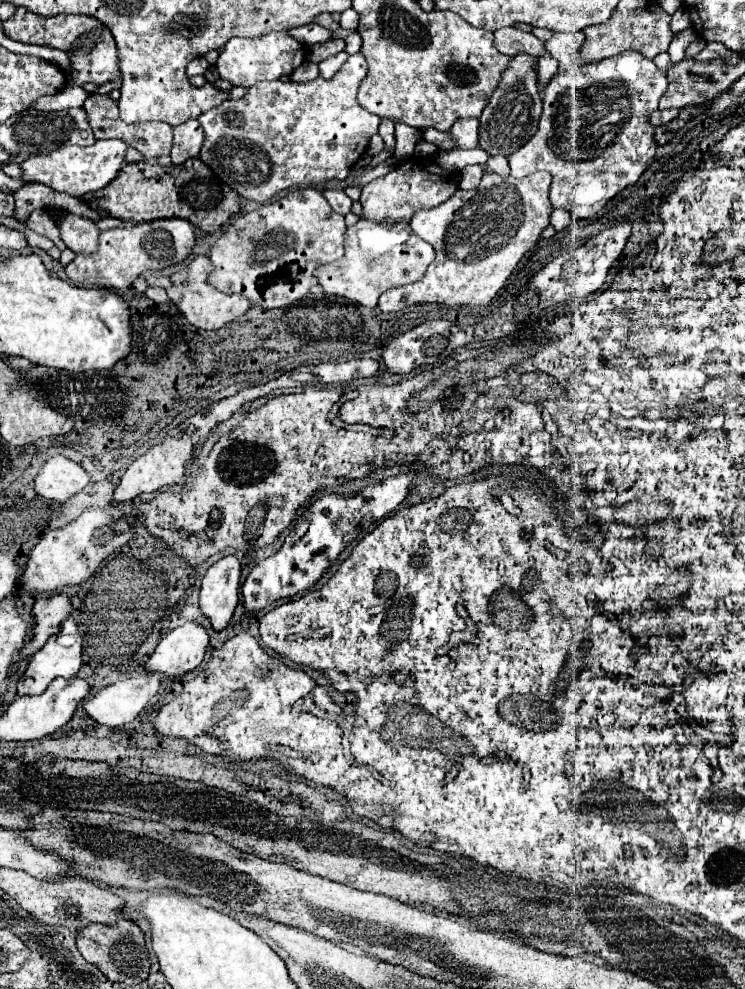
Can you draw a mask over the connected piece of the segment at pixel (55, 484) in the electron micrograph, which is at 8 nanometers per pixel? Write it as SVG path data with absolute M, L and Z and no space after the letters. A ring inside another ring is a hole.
M58 454L40 468L34 482L34 490L38 496L62 504L74 494L78 494L80 490L84 490L88 482L90 476L82 466Z

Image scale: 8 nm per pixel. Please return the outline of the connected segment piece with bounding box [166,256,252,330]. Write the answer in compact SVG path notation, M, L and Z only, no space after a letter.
M196 256L190 262L190 272L188 270L180 270L176 274L170 276L172 280L172 288L168 288L168 296L170 300L180 308L180 312L186 316L186 320L202 330L220 330L222 326L238 320L240 316L244 316L250 308L252 302L240 294L222 294L216 288L212 288L208 284L208 274L212 272L212 262L206 256Z

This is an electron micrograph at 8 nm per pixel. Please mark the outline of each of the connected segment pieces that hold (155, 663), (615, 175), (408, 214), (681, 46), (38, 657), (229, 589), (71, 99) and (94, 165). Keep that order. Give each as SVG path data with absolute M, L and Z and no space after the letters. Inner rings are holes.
M186 622L160 640L144 666L146 672L160 672L168 680L174 680L190 670L196 670L204 658L208 638L210 636L202 626Z
M572 32L552 34L552 38L544 44L550 56L558 60L560 70L544 90L544 112L540 118L538 132L516 154L512 154L508 162L512 168L512 176L516 178L524 178L536 170L550 172L554 180L554 184L550 186L552 206L568 210L572 218L588 220L594 218L624 188L634 186L648 168L648 162L654 158L658 144L654 140L654 126L650 124L650 114L658 108L658 102L668 88L668 80L666 74L652 60L640 56L640 52L624 52L624 66L622 62L618 62L620 56L614 56L590 64L590 68L582 68L576 64L576 58L584 40L584 32ZM608 124L616 124L616 130L600 130Z
M410 158L410 162L400 164L396 170L368 182L362 188L362 196L360 196L362 218L410 222L418 210L428 210L446 202L456 190L458 190L456 172L442 170L438 164L432 162L432 158Z
M688 28L686 32L674 36L674 40L672 40L670 48L668 48L668 54L670 54L670 58L672 58L672 64L684 60L684 50L686 50L686 46L688 46L694 38L696 38L696 32L690 30L690 28Z
M70 616L62 630L52 636L42 650L38 650L30 660L28 660L28 668L22 676L22 680L18 682L18 696L38 696L42 694L48 684L54 680L54 678L72 678L76 676L76 672L80 670L82 666L82 636L78 632L78 626L74 622L74 618Z
M226 556L202 578L200 590L200 610L210 620L216 632L224 630L238 606L238 588L240 588L240 562L236 556Z
M66 86L60 92L56 92L54 96L42 96L38 98L32 108L42 110L42 112L52 112L52 110L66 110L72 106L82 106L86 100L86 92L80 86Z
M98 140L94 146L64 146L52 152L34 152L20 162L22 182L38 182L54 192L66 192L70 196L84 196L86 192L98 192L106 188L126 164L128 146L122 140Z

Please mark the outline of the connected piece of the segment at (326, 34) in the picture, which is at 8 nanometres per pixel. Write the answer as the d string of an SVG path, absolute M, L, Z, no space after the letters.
M308 24L308 26L300 26L300 28L292 28L288 30L288 34L298 40L302 46L312 46L312 44L324 44L328 38L332 38L330 30L318 26L318 24Z

